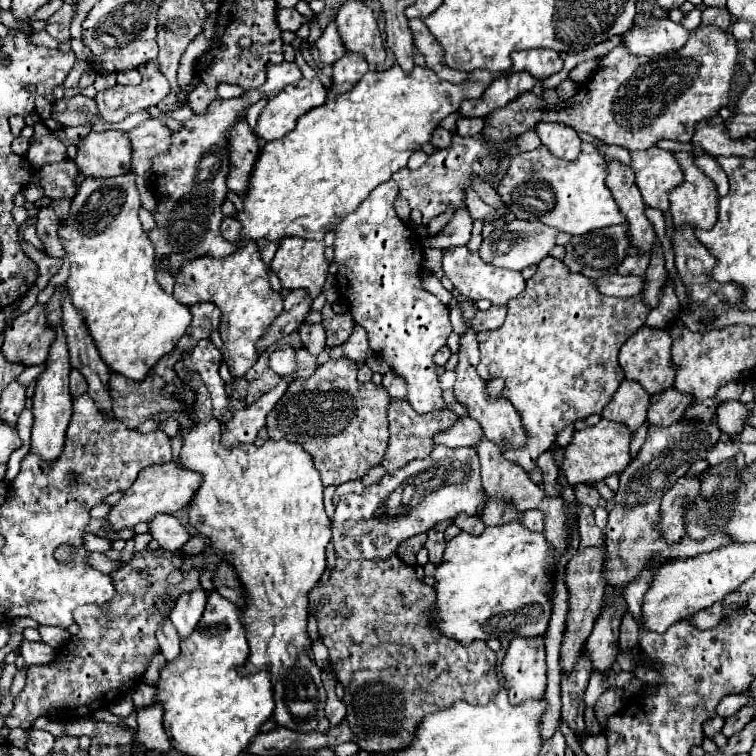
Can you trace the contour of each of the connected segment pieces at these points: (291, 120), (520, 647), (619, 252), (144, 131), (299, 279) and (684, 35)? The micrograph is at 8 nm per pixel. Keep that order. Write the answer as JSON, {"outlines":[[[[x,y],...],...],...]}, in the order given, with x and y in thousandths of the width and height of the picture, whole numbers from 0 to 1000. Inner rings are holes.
{"outlines":[[[[423,103],[397,106],[394,114],[378,114],[349,140],[336,177],[352,188],[368,185],[381,177],[392,159],[407,146],[426,140],[434,130],[434,122]]],[[[683,841],[664,873],[664,889],[677,931],[720,921],[722,860],[720,841]]],[[[804,299],[783,304],[770,312],[757,312],[749,323],[749,352],[757,360],[767,360],[783,370],[815,362],[817,352],[828,341],[828,328],[833,325],[831,299]]],[[[193,159],[177,172],[172,172],[172,185],[177,196],[175,206],[175,225],[188,233],[201,233],[201,209],[209,204],[222,201],[225,196],[225,172],[212,159]]],[[[378,312],[368,323],[360,357],[368,362],[376,381],[405,381],[410,392],[418,394],[434,365],[434,344],[429,331],[429,317],[421,320],[397,312]]],[[[844,16],[839,37],[825,45],[828,63],[841,74],[873,74],[894,69],[907,58],[913,42],[886,24],[868,24],[857,16]]]]}

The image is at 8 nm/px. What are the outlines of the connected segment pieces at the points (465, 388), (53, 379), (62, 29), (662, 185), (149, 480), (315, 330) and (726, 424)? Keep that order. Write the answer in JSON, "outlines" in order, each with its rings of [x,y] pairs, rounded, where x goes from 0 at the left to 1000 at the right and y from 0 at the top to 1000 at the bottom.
{"outlines":[[[[619,437],[616,442],[608,444],[608,479],[603,484],[606,503],[601,508],[601,519],[608,534],[619,540],[619,548],[638,561],[640,577],[651,582],[656,590],[669,590],[669,593],[690,593],[698,585],[698,577],[690,566],[688,548],[680,542],[672,526],[667,524],[646,524],[643,521],[643,505],[632,497],[630,484],[632,484],[632,452],[627,450],[627,437]]],[[[74,381],[71,392],[66,394],[63,405],[63,423],[66,429],[74,431],[77,450],[71,452],[71,460],[66,460],[66,471],[61,476],[61,489],[50,497],[48,519],[42,524],[42,545],[45,545],[45,563],[42,563],[42,587],[40,587],[40,601],[48,601],[56,606],[56,611],[66,614],[71,606],[77,606],[85,595],[85,582],[87,582],[87,566],[93,561],[95,550],[95,524],[90,519],[90,495],[93,495],[93,479],[90,479],[90,460],[85,442],[79,437],[79,381]]],[[[85,5],[69,24],[63,24],[61,40],[79,56],[93,53],[93,29],[98,26],[98,21],[101,21],[98,11],[93,5]]],[[[865,193],[854,201],[836,201],[833,206],[833,222],[841,230],[841,246],[847,249],[854,272],[884,278],[886,251],[905,241],[905,228],[897,212],[892,212],[892,204]]],[[[225,608],[220,614],[201,614],[198,619],[190,619],[183,627],[180,638],[172,643],[172,648],[164,651],[161,661],[148,672],[148,677],[140,683],[140,688],[156,704],[161,698],[180,696],[183,690],[198,690],[206,680],[230,680],[254,661],[254,656],[265,646],[265,640],[267,640],[267,627],[243,619],[241,614],[235,614],[230,608]]],[[[399,429],[394,434],[397,447],[399,447],[399,458],[407,460],[410,466],[415,466],[415,471],[421,471],[429,458],[431,458],[431,437],[426,429]]],[[[963,529],[963,532],[955,532],[950,537],[950,545],[947,545],[947,558],[950,558],[950,566],[974,579],[979,577],[981,571],[981,563],[989,553],[989,537],[987,534],[979,534],[976,529]]]]}

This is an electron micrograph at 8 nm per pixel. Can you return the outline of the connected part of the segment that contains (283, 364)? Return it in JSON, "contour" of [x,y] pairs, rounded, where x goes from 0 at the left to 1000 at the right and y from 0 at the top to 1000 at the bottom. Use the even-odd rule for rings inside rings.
{"contour":[[[370,458],[357,468],[357,487],[368,495],[368,497],[384,497],[392,492],[394,481],[392,481],[392,463],[386,458]]]}

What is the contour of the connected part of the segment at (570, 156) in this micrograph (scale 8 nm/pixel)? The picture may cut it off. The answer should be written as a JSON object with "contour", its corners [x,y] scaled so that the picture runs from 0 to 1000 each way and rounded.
{"contour":[[[714,161],[709,169],[709,177],[714,180],[714,188],[735,206],[746,212],[762,212],[767,204],[767,183],[762,172],[757,172],[749,164],[733,164],[733,161]]]}

